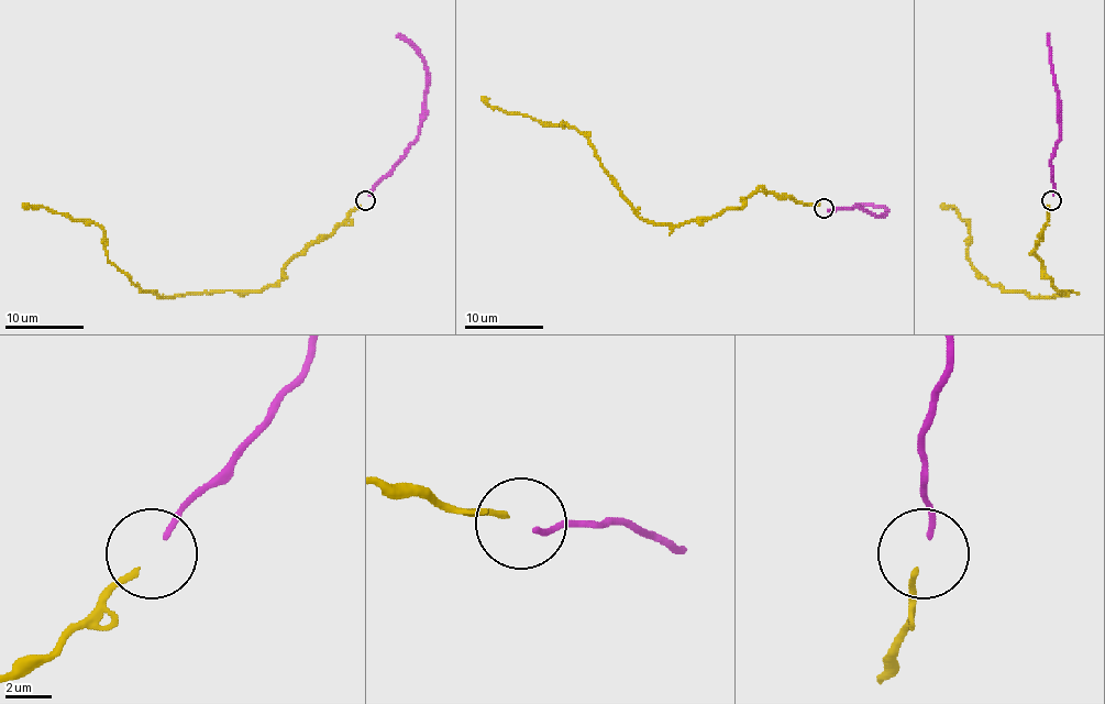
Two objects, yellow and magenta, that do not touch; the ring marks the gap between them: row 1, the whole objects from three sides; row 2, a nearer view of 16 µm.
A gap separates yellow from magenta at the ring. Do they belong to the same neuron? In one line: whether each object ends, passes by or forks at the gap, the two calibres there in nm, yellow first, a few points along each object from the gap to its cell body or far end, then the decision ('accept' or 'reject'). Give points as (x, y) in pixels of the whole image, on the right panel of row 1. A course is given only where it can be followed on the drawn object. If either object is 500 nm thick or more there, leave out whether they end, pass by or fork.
yellow ends; magenta ends; calibres 260 and 240 nm; course yellow (1049, 205), (1035, 256), (1051, 283), (1069, 293), (1029, 296), (990, 284), (968, 259), (970, 224), (940, 205); course magenta (1053, 195), (1051, 156), (1059, 128), (1047, 35); accept

